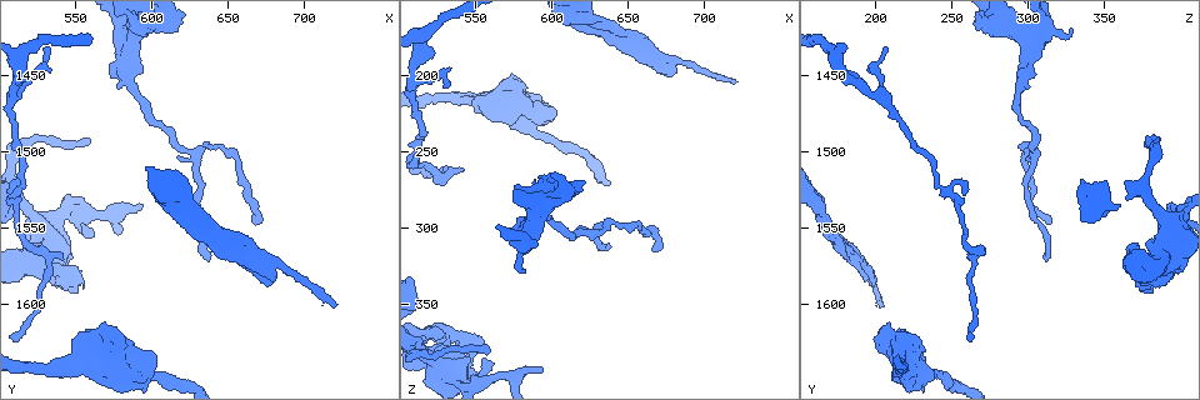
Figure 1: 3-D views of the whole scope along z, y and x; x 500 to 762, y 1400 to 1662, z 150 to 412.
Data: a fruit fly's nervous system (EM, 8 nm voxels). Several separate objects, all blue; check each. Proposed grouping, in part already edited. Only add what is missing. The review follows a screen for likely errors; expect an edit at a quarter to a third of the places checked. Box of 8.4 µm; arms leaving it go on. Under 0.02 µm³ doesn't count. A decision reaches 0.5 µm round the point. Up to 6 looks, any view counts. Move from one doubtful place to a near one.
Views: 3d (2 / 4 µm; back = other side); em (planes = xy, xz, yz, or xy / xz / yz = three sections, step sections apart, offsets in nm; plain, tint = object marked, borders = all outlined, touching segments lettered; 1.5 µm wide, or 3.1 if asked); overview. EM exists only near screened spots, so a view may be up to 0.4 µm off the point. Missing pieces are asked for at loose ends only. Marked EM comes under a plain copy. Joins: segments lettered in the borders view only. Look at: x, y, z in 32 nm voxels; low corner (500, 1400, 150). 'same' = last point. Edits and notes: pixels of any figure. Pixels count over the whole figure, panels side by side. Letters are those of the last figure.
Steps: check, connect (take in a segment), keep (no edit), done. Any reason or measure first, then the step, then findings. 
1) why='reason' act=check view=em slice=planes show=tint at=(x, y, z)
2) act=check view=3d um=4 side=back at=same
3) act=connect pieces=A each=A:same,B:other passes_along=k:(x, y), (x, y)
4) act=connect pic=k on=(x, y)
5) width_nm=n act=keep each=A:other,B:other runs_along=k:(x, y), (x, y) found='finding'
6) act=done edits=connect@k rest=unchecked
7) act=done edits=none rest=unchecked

why='thick end' act=check view=3d um=4 at=(548, 1624, 216)

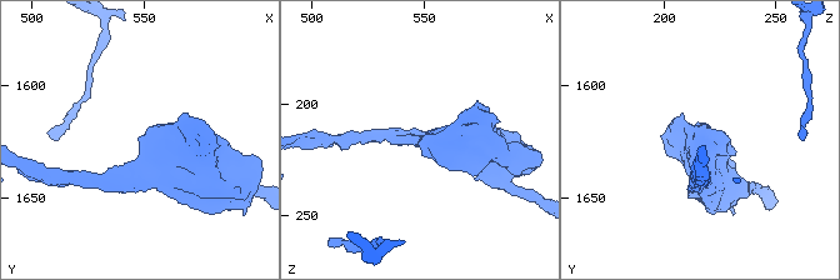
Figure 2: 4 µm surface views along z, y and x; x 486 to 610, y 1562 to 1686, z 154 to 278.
act=check view=em slice=planes show=borders at=(546, 1624, 217)

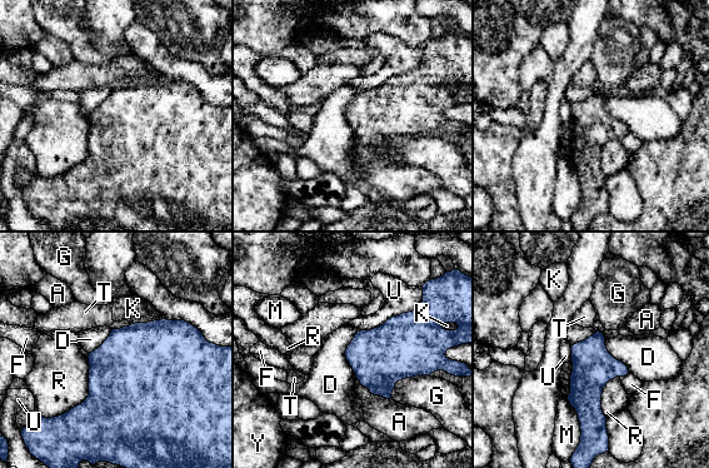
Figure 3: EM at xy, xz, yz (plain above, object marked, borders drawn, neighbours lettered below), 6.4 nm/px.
width_nm=220 act=keep each=A:other,D:other,F:other,G:other,K:other,M:other,R:other,T:other,U:other,Y:other border=3:(88, 358), (89, 394), (38, 416) found='none of them fits'

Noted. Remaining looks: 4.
why='free end' act=check view=3d um=4 at=(594, 1536, 392)

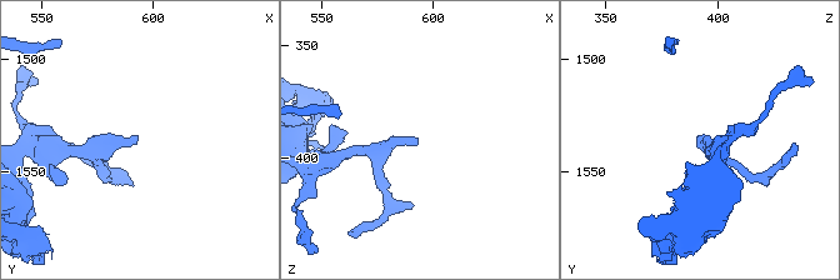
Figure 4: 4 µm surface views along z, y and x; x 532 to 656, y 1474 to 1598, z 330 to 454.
act=check view=em slice=xz step=8 show=tint at=(593, 1535, 393)

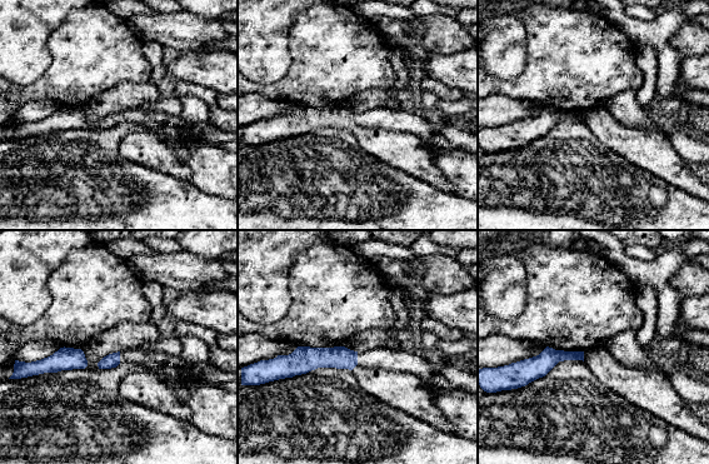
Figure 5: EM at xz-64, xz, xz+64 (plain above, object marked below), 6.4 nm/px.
act=check view=em slice=planes show=borders at=same

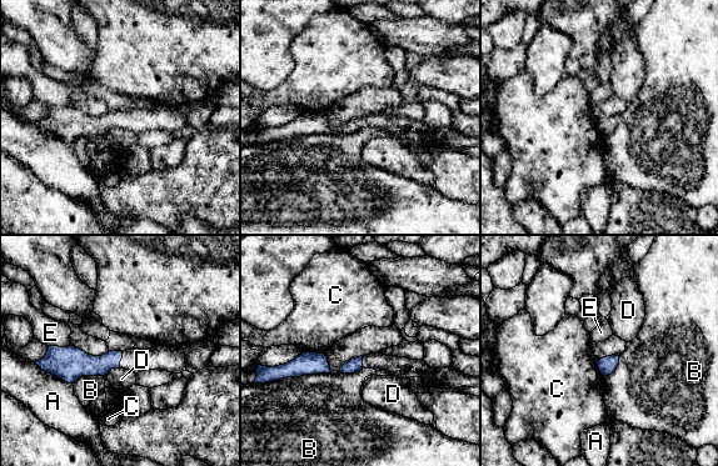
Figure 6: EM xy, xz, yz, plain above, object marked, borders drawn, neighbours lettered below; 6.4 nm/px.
longest_contact=B:340nm act=keep each=A:other,B:other,C:other,D:other,E:other border=6:(327, 372), (287, 376), (275, 380) found='no lettered segment goes on from it'

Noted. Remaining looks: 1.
act=done edits=none rest=unchecked

